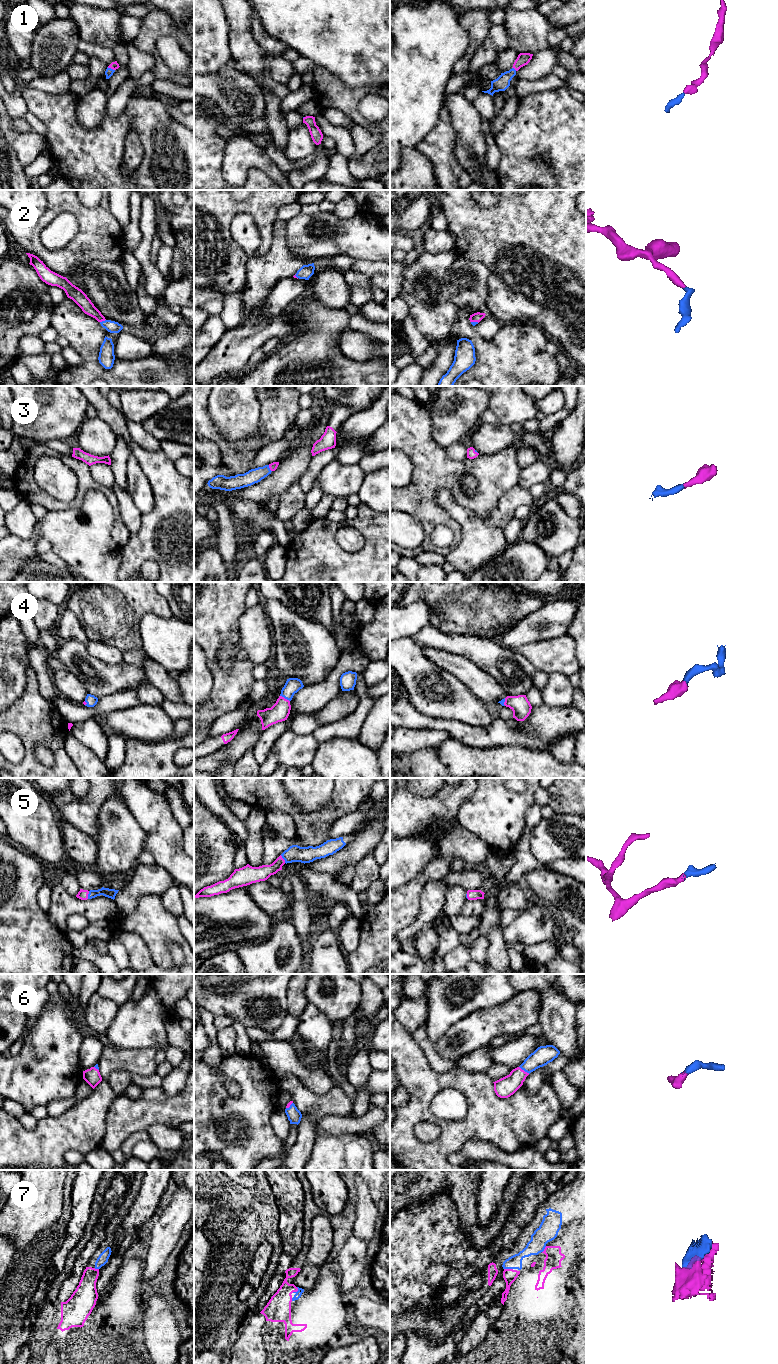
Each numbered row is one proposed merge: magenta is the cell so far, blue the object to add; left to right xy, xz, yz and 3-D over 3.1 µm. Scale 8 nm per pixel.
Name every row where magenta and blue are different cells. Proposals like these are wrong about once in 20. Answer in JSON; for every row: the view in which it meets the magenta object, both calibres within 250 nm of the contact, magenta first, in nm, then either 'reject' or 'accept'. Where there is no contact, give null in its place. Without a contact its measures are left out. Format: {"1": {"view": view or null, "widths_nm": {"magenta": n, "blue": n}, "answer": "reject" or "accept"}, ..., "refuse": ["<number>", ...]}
{"1": {"view": "xy", "widths_nm": {"magenta": 60, "blue": 70}, "answer": "accept"}, "2": {"view": "xy", "widths_nm": {"magenta": 110, "blue": 100}, "answer": "accept"}, "3": {"view": "xz", "widths_nm": {"magenta": 70, "blue": 120}, "answer": "accept"}, "4": {"view": "xz", "widths_nm": {"magenta": 150, "blue": 120}, "answer": "accept"}, "5": {"view": "xy", "widths_nm": {"magenta": 80, "blue": 80}, "answer": "accept"}, "6": {"view": "yz", "widths_nm": {"magenta": 160, "blue": 150}, "answer": "accept"}, "7": {"view": "xz", "widths_nm": {"magenta": 200, "blue": 50}, "answer": "accept"}, "refuse": []}

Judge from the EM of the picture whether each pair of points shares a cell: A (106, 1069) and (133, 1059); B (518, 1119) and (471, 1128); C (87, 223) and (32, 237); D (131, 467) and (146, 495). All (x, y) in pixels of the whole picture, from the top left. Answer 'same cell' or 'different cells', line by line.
A: same cell
B: same cell
C: same cell
D: same cell

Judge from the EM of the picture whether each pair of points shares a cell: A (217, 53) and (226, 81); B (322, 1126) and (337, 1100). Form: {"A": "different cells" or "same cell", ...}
{"A": "different cells", "B": "different cells"}

